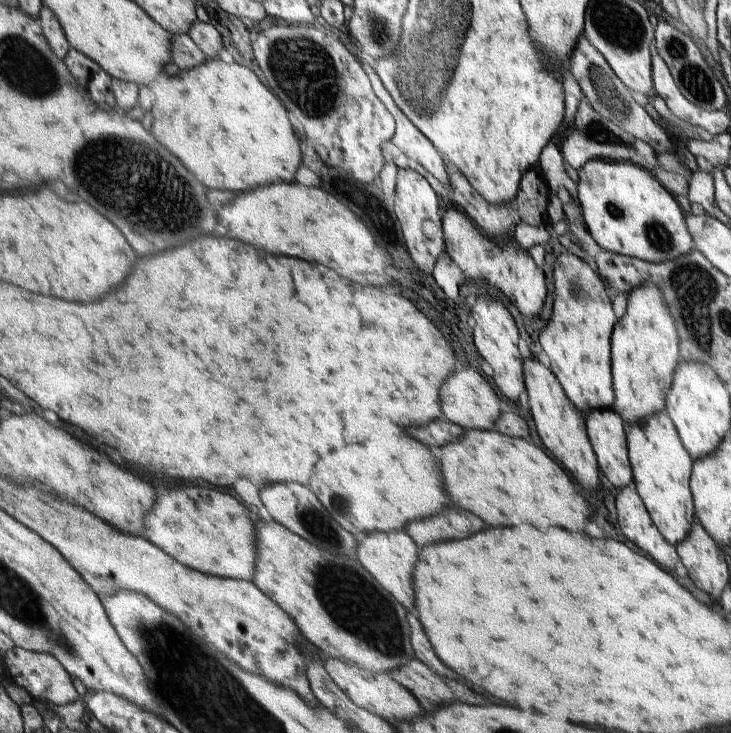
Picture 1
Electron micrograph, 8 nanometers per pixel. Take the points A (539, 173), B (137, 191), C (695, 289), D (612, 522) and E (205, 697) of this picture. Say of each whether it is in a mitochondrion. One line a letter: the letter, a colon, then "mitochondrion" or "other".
A: other
B: mitochondrion
C: mitochondrion
D: other
E: mitochondrion

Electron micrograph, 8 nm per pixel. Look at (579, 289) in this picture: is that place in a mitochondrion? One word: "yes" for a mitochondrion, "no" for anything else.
yes

